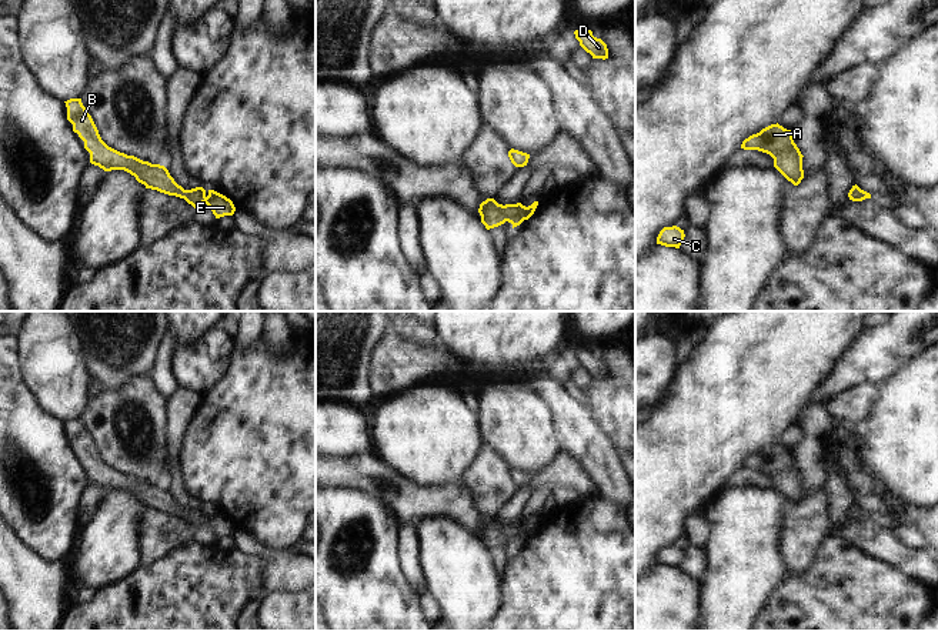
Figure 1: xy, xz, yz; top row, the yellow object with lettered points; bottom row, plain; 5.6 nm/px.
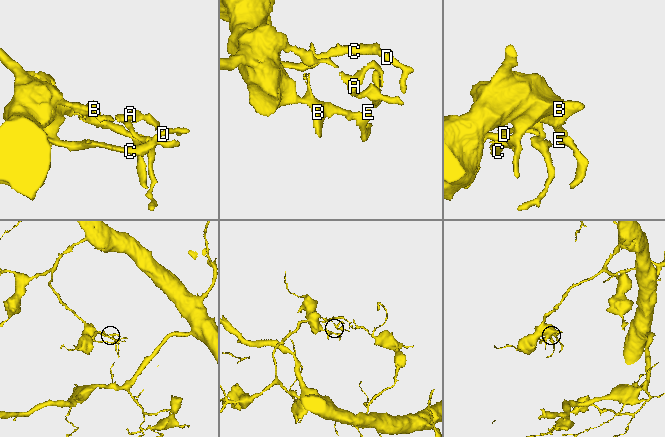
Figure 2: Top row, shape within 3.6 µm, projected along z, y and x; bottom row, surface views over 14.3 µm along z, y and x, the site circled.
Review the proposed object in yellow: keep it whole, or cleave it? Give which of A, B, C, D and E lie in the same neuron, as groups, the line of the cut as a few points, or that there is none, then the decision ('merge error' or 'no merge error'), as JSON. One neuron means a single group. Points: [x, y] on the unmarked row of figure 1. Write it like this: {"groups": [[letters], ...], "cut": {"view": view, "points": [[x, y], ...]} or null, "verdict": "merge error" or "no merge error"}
{"groups": [["A", "B", "C", "D", "E"]], "cut": null, "verdict": "no merge error"}

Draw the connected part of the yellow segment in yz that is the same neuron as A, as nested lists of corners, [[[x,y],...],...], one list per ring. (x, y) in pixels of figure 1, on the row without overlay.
[[[771,444],[750,455],[741,464],[744,470],[758,470],[774,478],[774,487],[794,505],[804,498],[802,474],[794,463],[791,450]]]

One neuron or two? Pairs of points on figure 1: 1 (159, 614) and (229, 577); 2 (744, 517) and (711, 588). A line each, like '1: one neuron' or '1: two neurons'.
1: one neuron
2: one neuron

